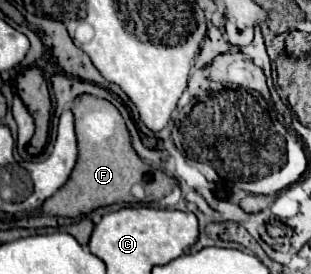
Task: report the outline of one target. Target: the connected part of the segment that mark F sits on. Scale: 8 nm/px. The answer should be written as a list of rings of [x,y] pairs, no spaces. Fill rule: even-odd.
[[[80,95],[72,105],[72,113],[76,119],[78,161],[66,185],[42,203],[42,213],[78,217],[112,203],[134,203],[136,197],[132,195],[132,187],[136,183],[144,185],[148,201],[158,201],[172,191],[176,179],[168,177],[162,171],[154,171],[148,163],[144,163],[138,157],[138,153],[132,149],[130,133],[124,125],[124,119],[110,101],[92,95]],[[146,173],[154,173],[152,183],[144,183]]]

